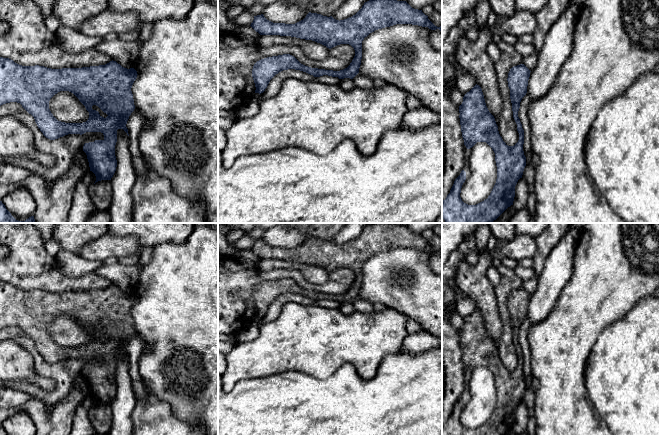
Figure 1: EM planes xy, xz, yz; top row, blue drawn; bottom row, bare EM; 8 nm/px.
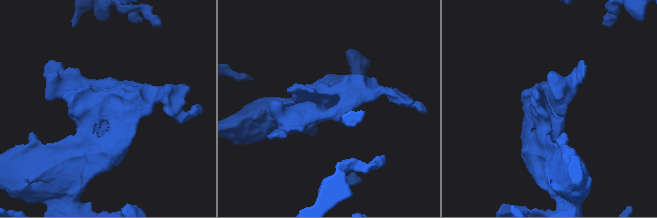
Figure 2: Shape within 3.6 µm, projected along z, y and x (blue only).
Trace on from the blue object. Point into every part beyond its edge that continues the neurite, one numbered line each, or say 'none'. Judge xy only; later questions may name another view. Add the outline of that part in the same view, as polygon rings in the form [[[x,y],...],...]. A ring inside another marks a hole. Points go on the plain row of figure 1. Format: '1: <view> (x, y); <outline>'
none

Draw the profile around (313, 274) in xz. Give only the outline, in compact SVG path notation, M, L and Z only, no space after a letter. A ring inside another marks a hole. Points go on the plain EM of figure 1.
M260 259L258 268L262 271L275 269L297 270L301 272L306 281L316 285L326 283L329 278L329 272L320 267L291 260Z

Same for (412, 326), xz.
M408 318L406 323L406 329L407 329L407 334L412 334L419 332L422 328L416 321Z

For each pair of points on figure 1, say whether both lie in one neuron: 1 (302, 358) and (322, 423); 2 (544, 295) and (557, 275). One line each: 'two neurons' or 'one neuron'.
1: two neurons
2: one neuron

